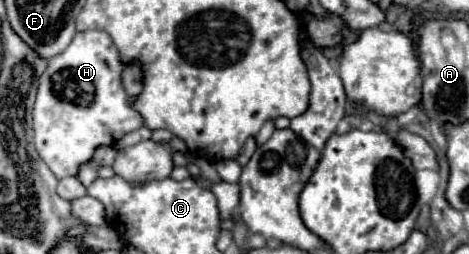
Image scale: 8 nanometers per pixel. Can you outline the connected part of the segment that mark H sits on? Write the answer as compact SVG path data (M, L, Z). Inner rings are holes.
M104 31L76 33L66 51L48 61L34 105L34 143L58 179L76 175L78 167L92 159L96 147L114 145L126 133L144 127L142 115L128 101L122 71L120 53Z

